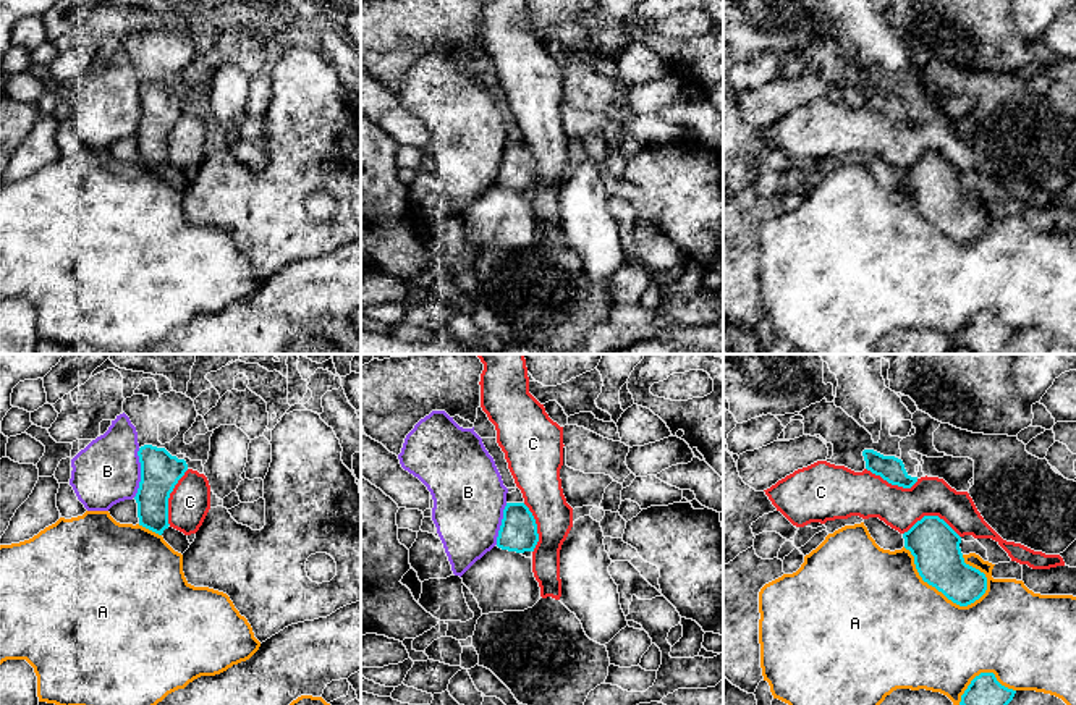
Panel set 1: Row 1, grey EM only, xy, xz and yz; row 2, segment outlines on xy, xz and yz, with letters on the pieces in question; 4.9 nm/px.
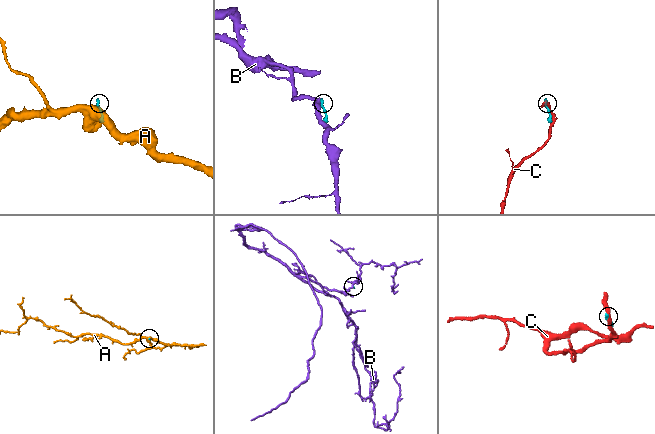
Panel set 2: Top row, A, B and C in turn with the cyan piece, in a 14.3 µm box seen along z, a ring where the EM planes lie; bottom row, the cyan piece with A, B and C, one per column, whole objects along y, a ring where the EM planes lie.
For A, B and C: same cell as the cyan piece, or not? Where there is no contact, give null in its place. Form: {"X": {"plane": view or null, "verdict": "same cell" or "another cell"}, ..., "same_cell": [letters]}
{"A": {"plane": "yz", "verdict": "another cell"}, "B": {"plane": "xy", "verdict": "another cell"}, "C": {"plane": "yz", "verdict": "another cell"}, "same_cell": []}

